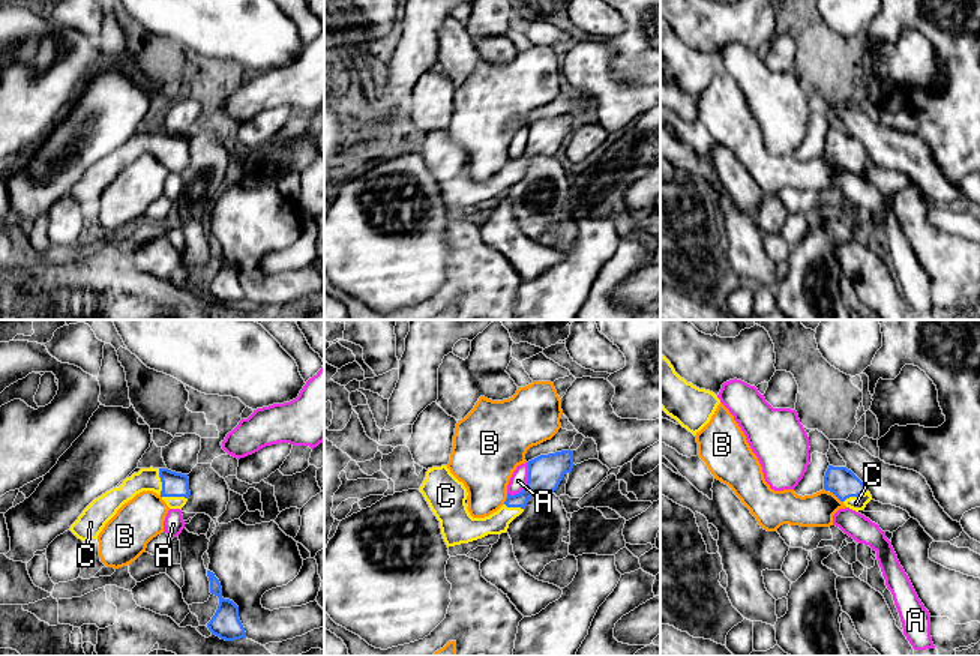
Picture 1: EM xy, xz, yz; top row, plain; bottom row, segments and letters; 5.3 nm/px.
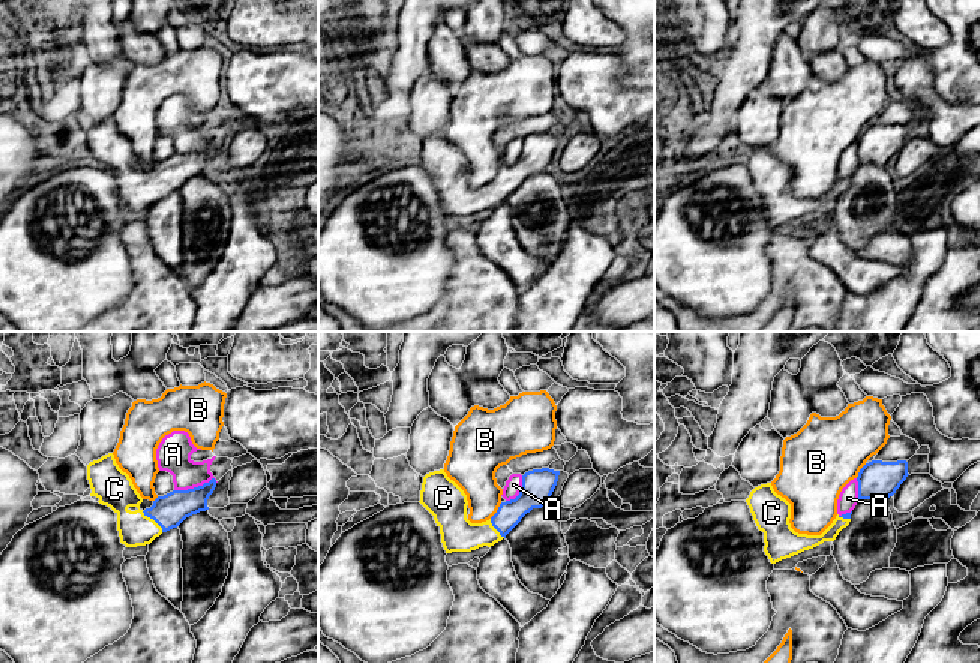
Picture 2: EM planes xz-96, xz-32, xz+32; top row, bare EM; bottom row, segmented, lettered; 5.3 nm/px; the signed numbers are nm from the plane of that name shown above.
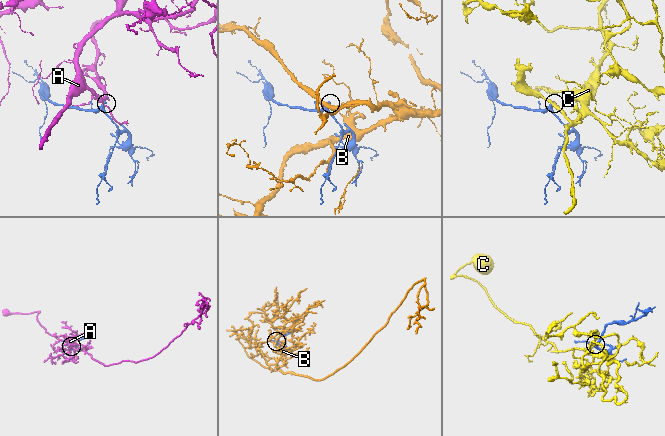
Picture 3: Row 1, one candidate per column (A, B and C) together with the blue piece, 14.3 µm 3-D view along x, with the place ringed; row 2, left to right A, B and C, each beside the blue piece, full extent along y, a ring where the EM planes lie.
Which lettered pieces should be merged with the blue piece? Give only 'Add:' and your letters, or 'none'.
Add: C

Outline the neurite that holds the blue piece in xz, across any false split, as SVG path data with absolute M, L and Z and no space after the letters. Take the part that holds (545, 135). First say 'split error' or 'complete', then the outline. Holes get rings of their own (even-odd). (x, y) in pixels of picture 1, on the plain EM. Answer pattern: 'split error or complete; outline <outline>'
split error; outline M573 114L540 119L528 128L528 144L519 158L510 159L504 168L485 182L473 182L467 173L467 152L447 129L428 132L419 152L431 174L440 185L443 203L449 210L468 207L488 198L506 197L509 188L519 180L536 156L552 158L566 137L573 132Z

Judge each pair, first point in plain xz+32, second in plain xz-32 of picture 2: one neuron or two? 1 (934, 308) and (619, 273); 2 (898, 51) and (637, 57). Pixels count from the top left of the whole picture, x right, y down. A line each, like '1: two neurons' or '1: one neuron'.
1: one neuron
2: one neuron

